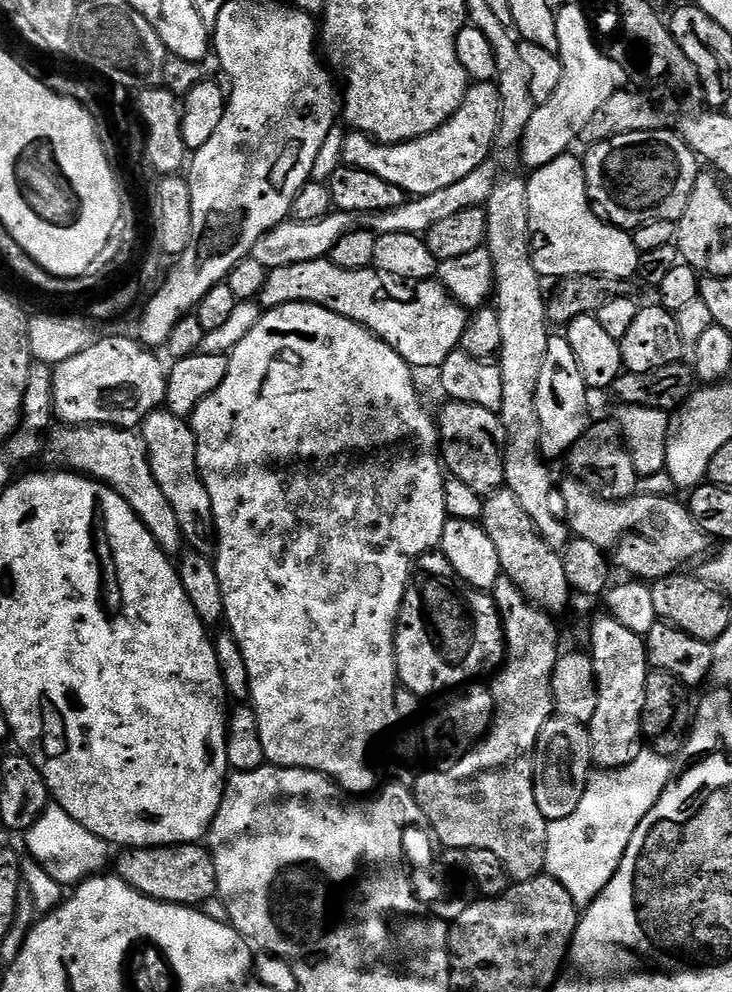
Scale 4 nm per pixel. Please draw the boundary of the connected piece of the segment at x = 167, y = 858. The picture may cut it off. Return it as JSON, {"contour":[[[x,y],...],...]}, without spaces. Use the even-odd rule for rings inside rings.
{"contour":[[[203,843],[169,844],[166,848],[130,848],[114,860],[114,872],[131,888],[164,904],[204,906],[217,895],[218,874],[212,853]]]}

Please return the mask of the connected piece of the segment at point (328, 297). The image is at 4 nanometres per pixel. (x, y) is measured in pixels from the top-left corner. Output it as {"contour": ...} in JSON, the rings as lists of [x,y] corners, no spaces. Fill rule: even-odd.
{"contour":[[[327,258],[310,262],[294,262],[290,266],[271,269],[265,278],[265,285],[262,286],[258,303],[264,310],[287,304],[320,304],[342,318],[350,318],[355,324],[369,328],[378,339],[391,346],[407,364],[411,364],[416,370],[420,368],[438,370],[442,362],[446,362],[446,358],[450,358],[450,354],[461,347],[463,332],[470,319],[469,313],[459,302],[452,299],[450,293],[440,285],[439,279],[403,280],[374,267],[342,270],[342,266],[334,266],[334,262]]]}

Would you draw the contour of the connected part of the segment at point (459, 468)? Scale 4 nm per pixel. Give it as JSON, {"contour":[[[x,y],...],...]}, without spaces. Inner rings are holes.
{"contour":[[[453,400],[445,403],[445,408],[438,412],[438,445],[442,464],[451,475],[462,478],[470,490],[480,496],[489,496],[499,488],[505,487],[504,453],[501,445],[504,442],[504,427],[497,413],[482,410],[482,406],[474,406],[470,402]]]}

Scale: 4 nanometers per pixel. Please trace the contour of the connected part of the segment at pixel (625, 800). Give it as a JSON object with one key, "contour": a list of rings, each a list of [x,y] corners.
{"contour":[[[642,750],[638,758],[624,768],[597,771],[588,781],[578,810],[574,810],[570,818],[549,823],[544,863],[547,875],[566,886],[577,906],[594,903],[610,878],[614,878],[626,854],[626,846],[630,846],[630,838],[634,838],[634,830],[638,830],[642,818],[650,814],[673,775],[674,764],[669,757]]]}

